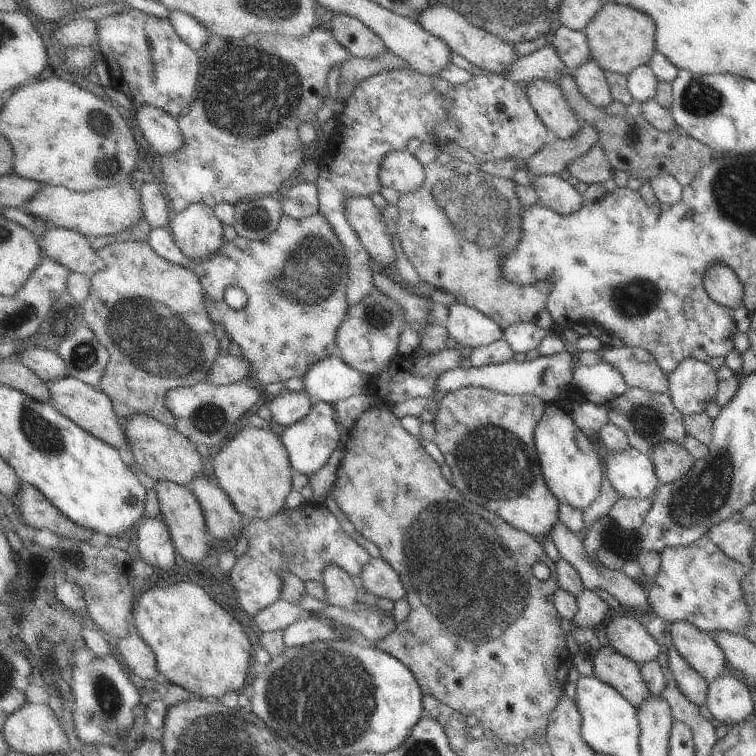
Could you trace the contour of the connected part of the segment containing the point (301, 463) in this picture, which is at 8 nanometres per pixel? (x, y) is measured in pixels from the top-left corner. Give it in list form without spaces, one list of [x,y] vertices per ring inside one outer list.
[[[320,401],[316,406],[313,406],[310,413],[301,422],[283,429],[280,441],[288,452],[293,472],[310,476],[326,466],[330,456],[336,451],[339,444],[337,425],[337,419],[334,416],[332,406]]]

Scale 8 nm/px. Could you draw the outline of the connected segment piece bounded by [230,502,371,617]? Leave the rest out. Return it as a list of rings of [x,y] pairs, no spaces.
[[[305,502],[295,509],[284,508],[282,513],[268,521],[254,519],[246,522],[243,538],[248,539],[248,550],[237,560],[230,579],[240,597],[240,607],[252,617],[281,598],[281,571],[294,574],[304,583],[309,580],[321,582],[327,565],[335,565],[358,582],[361,571],[371,560],[367,550],[343,531],[324,504]]]

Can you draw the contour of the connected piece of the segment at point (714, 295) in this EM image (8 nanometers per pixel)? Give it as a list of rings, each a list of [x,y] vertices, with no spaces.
[[[717,263],[706,270],[703,284],[709,298],[716,305],[730,310],[731,314],[743,305],[745,289],[727,265]]]

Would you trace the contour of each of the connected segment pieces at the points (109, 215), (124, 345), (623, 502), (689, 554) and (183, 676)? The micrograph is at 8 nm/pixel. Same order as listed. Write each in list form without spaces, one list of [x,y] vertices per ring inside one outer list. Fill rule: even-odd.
[[[123,182],[112,187],[101,187],[92,191],[72,191],[61,185],[46,185],[41,192],[33,195],[32,201],[23,205],[22,208],[27,214],[40,217],[47,226],[63,227],[80,232],[86,237],[94,239],[101,235],[119,235],[128,228],[136,225],[140,219],[145,218],[143,203],[138,192],[138,183]]]
[[[146,241],[113,243],[97,254],[106,267],[91,276],[90,294],[82,306],[86,326],[109,353],[109,364],[98,390],[110,398],[121,421],[141,413],[174,427],[176,420],[165,404],[169,391],[206,381],[212,364],[226,351],[226,342],[216,339],[205,291],[192,270],[163,260]]]
[[[621,497],[612,508],[609,517],[624,531],[636,531],[646,519],[653,504],[653,498],[632,499]]]
[[[706,535],[692,545],[665,549],[661,558],[660,570],[648,590],[648,603],[658,617],[670,625],[688,622],[706,633],[745,634],[751,613],[741,586],[747,574],[742,564],[729,558]]]
[[[178,582],[166,588],[150,586],[135,600],[133,615],[133,631],[153,651],[159,678],[188,689],[194,696],[219,700],[227,691],[237,692],[245,684],[248,671],[255,668],[252,644],[242,626],[233,616],[226,614],[198,584]]]

